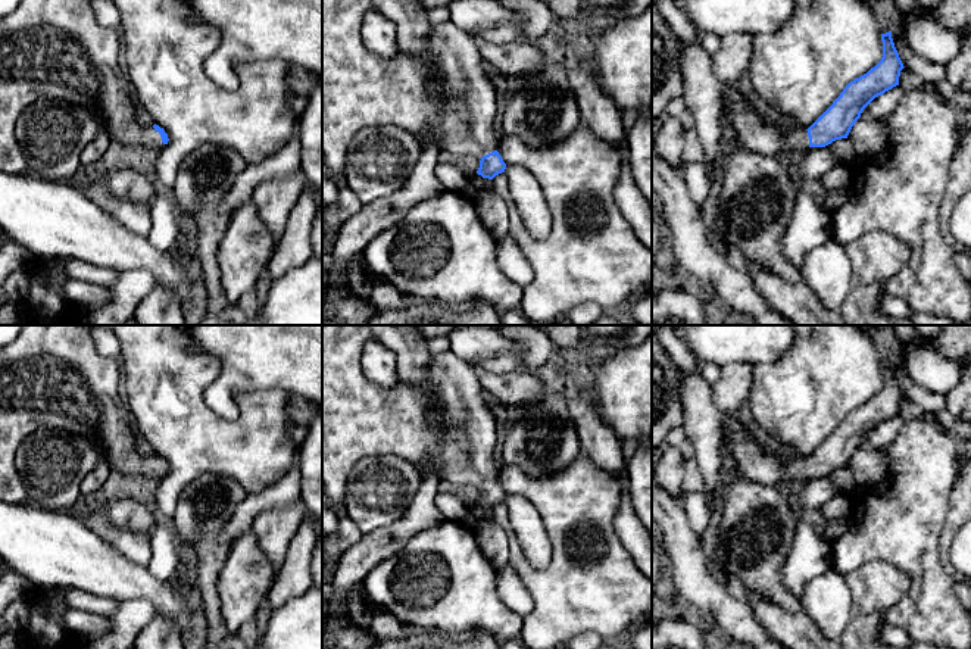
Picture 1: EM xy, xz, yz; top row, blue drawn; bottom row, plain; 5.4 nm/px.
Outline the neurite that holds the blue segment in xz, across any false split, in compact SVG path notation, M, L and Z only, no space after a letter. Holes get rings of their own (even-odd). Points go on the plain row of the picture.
M322 325L322 486L325 494L344 502L353 467L366 458L390 455L421 472L437 472L452 484L480 487L477 500L493 509L505 502L493 455L499 425L483 397L478 369L453 352L433 356L428 380L412 387L397 381L391 387L371 383L360 366L363 346L372 337L369 325Z

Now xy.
M22 325L15 338L0 347L0 500L25 503L31 500L16 468L21 443L40 430L84 436L103 449L104 462L127 477L143 475L160 480L168 474L168 464L159 455L143 456L137 452L132 415L122 403L118 386L122 378L121 361L103 356L84 325Z

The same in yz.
M892 361L881 363L883 387L867 403L850 411L833 434L808 458L765 450L734 414L724 415L724 446L733 456L741 478L764 486L778 486L784 480L802 481L825 477L847 468L864 439L878 425L899 415L905 397L894 377Z

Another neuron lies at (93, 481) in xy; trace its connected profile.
M99 462L82 480L79 486L81 494L93 497L106 483L110 474L110 467L107 462Z

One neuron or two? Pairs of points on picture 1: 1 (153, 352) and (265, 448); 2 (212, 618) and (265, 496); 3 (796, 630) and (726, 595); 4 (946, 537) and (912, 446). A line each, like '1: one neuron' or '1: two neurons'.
1: one neuron
2: one neuron
3: two neurons
4: two neurons

